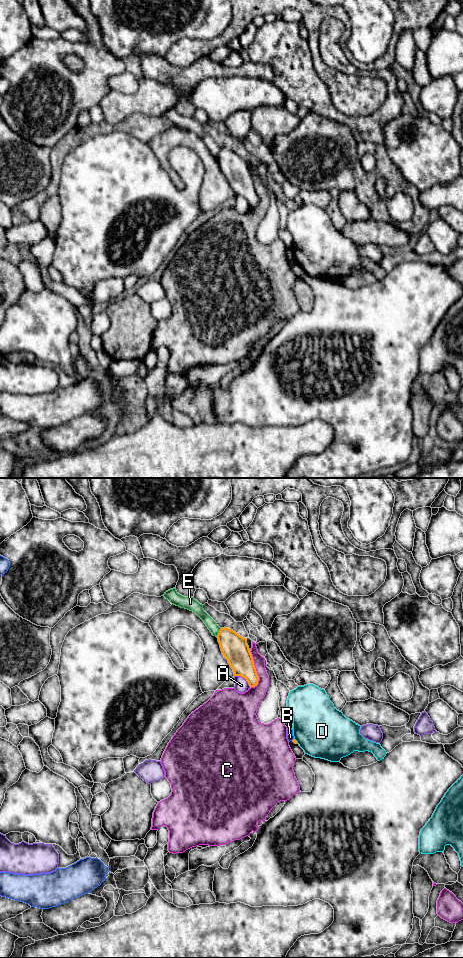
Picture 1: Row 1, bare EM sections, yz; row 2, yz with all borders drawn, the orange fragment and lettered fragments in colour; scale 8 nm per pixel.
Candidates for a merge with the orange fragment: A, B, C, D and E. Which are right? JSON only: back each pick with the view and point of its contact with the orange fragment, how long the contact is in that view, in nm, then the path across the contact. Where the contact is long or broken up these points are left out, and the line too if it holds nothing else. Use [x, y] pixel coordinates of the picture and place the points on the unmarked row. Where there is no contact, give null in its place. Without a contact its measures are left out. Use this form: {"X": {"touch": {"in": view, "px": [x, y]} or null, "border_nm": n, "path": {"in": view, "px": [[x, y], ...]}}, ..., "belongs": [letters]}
{"belongs": []}

